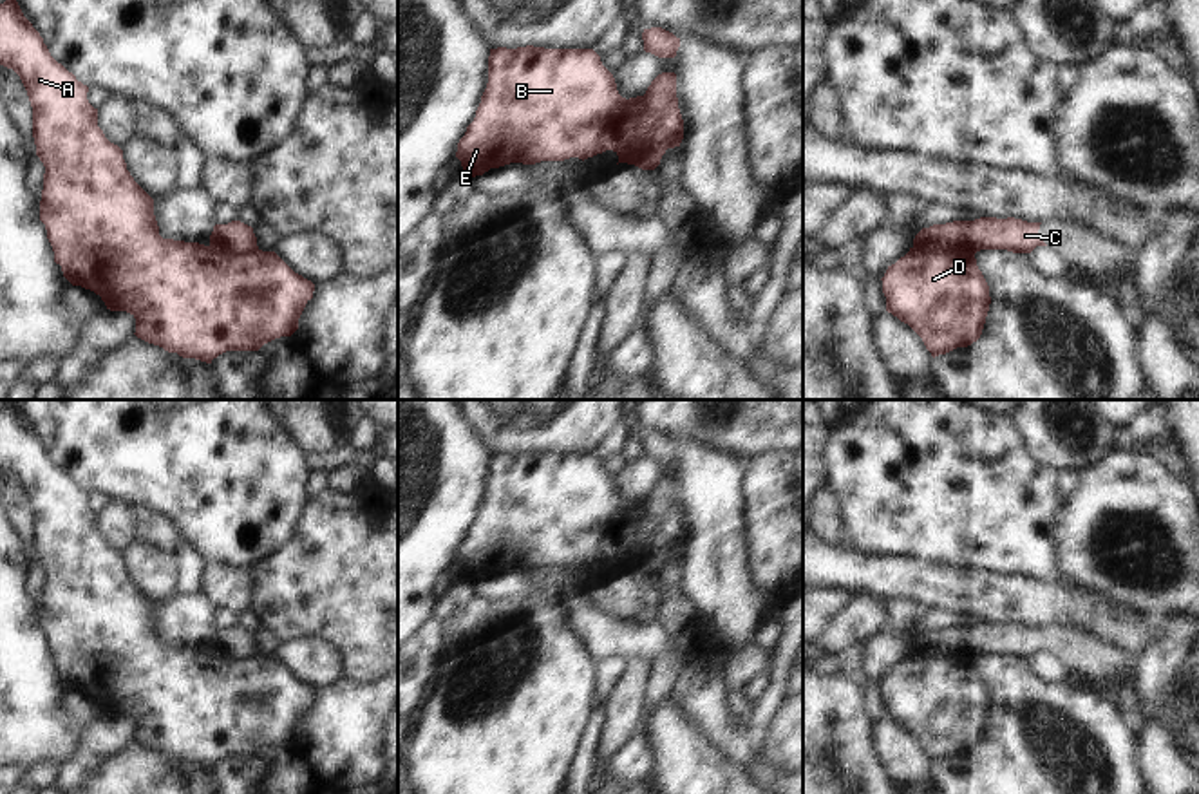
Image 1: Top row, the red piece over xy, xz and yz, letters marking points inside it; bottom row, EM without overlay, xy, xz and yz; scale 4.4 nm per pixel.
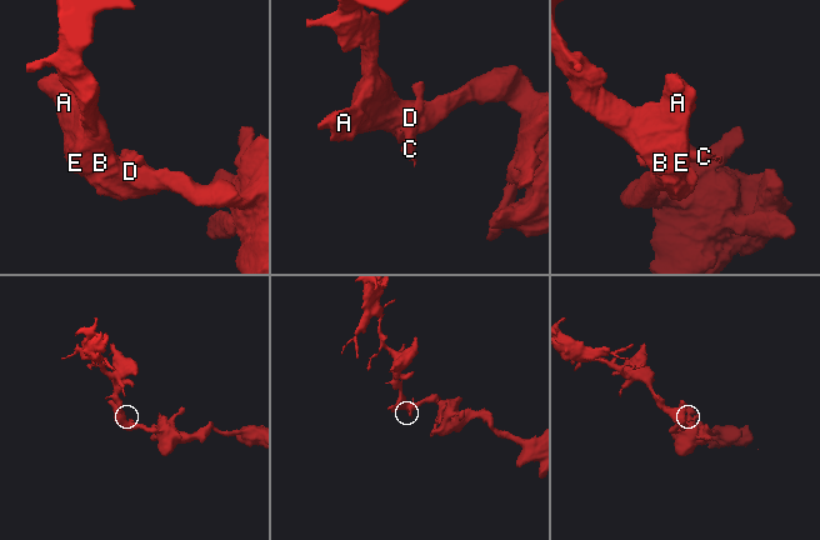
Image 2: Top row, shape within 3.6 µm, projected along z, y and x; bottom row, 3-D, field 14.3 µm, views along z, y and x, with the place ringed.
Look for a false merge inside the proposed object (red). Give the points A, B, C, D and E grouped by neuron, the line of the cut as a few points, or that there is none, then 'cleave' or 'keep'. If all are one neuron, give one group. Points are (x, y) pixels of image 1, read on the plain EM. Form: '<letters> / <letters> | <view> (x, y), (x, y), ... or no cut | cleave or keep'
A B D E / C | xz (675, 500), (650, 543), (653, 574) | cleave

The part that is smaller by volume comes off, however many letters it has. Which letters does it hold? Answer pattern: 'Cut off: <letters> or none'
Cut off: C

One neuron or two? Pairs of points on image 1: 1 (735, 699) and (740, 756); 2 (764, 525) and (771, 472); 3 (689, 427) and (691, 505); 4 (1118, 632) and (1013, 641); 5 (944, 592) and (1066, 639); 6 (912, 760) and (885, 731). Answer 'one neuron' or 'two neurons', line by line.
1: two neurons
2: one neuron
3: two neurons
4: two neurons
5: two neurons
6: one neuron

